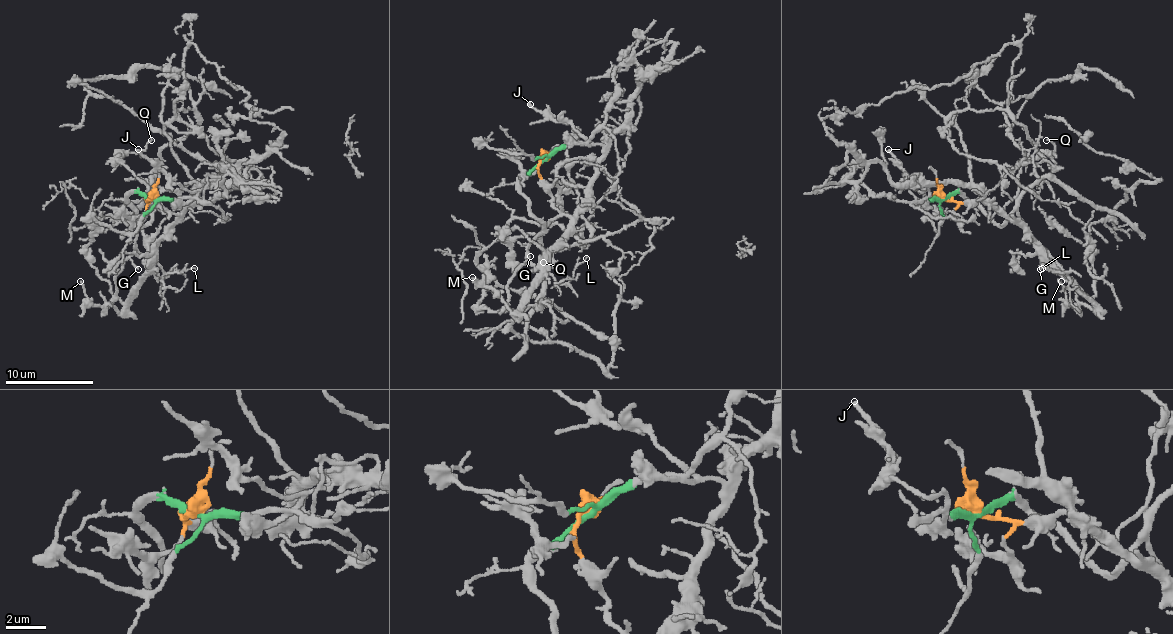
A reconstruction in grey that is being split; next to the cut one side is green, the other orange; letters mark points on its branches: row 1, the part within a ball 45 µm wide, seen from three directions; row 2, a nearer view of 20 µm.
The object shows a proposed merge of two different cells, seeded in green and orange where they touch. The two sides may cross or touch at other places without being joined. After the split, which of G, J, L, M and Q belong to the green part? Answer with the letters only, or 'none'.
G, L

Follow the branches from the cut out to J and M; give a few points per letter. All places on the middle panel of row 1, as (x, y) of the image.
J: (542, 158), (540, 184), (560, 211), (573, 215), (593, 182), (602, 147), (569, 123), (551, 120), (529, 105)
M: (542, 158), (538, 167), (540, 184), (569, 218), (549, 253), (544, 275), (514, 310), (472, 277)

